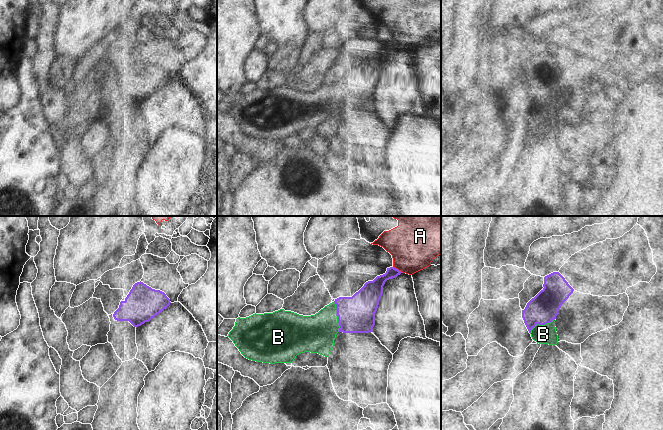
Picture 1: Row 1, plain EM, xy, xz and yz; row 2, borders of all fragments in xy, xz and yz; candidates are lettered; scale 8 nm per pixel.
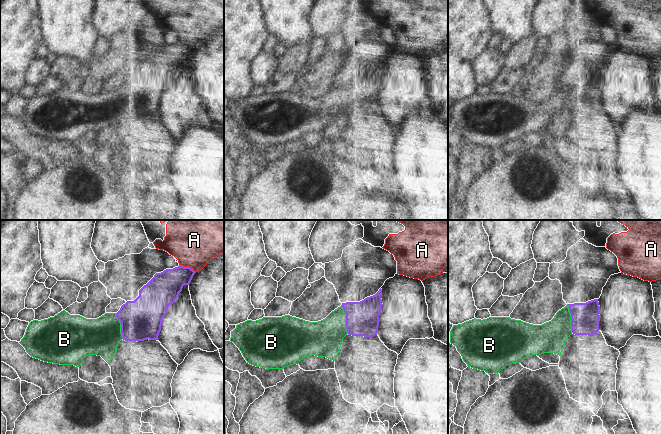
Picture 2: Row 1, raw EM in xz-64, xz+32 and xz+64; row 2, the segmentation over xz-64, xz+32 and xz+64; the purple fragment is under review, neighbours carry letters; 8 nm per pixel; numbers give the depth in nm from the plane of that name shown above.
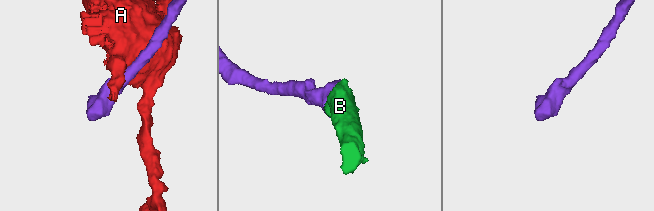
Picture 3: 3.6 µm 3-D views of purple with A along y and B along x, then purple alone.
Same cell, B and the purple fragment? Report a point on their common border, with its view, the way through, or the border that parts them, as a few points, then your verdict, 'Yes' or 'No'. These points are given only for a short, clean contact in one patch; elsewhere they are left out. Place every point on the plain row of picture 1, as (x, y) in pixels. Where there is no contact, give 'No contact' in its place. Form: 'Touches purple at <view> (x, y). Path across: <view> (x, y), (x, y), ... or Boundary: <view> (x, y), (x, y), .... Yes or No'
Touches purple at xz (338, 93). Yes

